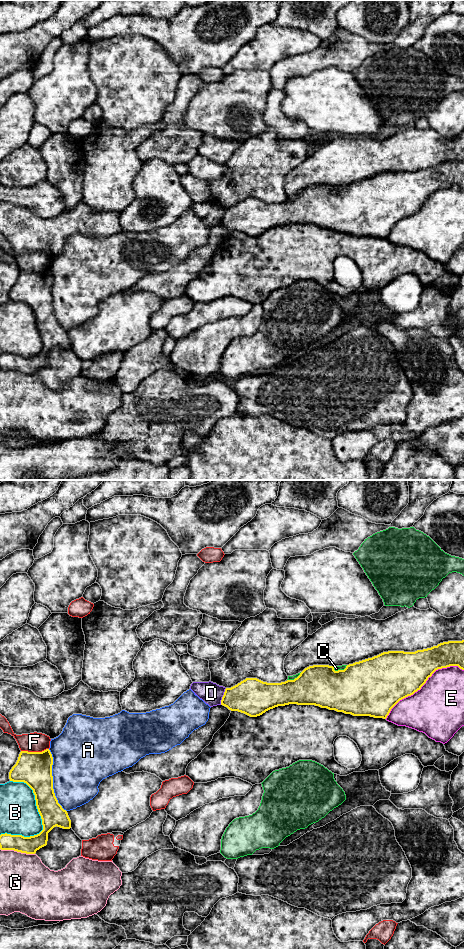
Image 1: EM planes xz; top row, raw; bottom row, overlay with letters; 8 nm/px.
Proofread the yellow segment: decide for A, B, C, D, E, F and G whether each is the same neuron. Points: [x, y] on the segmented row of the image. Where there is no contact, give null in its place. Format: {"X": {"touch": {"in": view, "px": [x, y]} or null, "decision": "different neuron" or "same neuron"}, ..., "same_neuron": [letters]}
{"A": {"touch": {"in": "xz", "px": [52, 780]}, "decision": "different neuron"}, "B": {"touch": {"in": "xz", "px": [36, 802]}, "decision": "different neuron"}, "C": {"touch": {"in": "xz", "px": [340, 670]}, "decision": "different neuron"}, "D": {"touch": {"in": "xz", "px": [223, 696]}, "decision": "different neuron"}, "E": {"touch": {"in": "xz", "px": [423, 684]}, "decision": "different neuron"}, "F": {"touch": {"in": "xz", "px": [34, 752]}, "decision": "different neuron"}, "G": {"touch": {"in": "xz", "px": [17, 851]}, "decision": "different neuron"}, "same_neuron": []}

